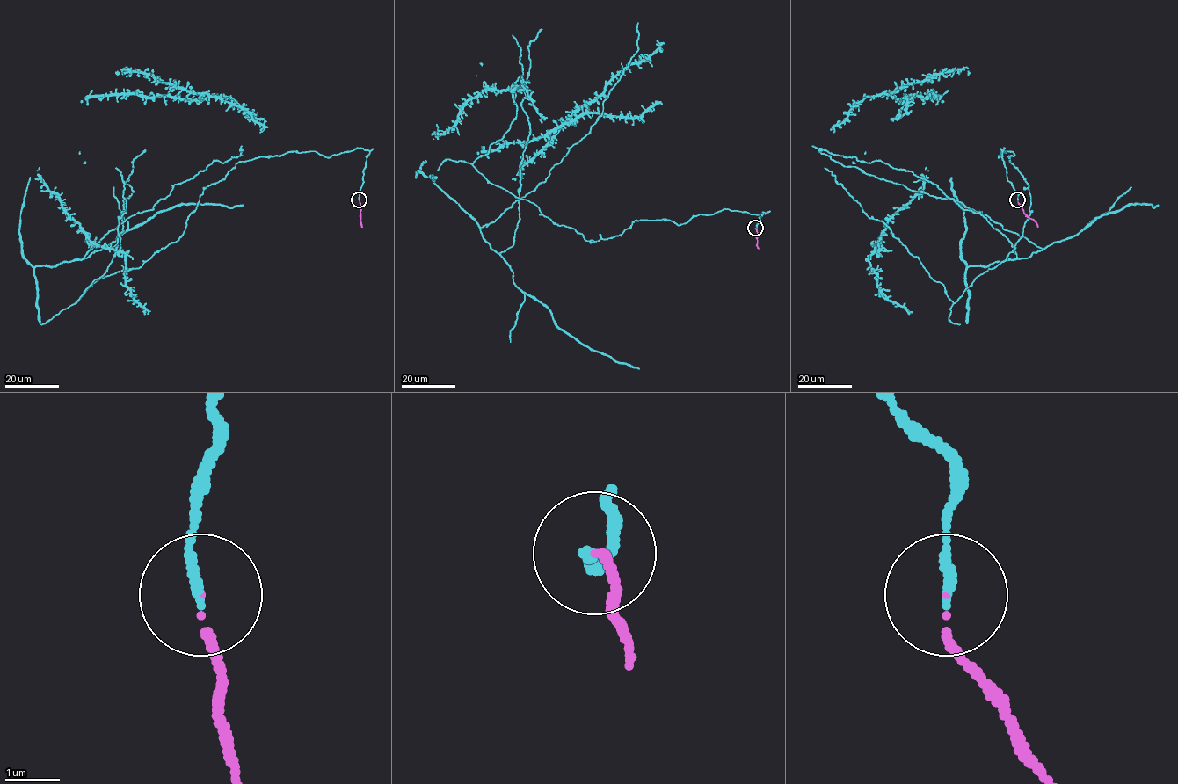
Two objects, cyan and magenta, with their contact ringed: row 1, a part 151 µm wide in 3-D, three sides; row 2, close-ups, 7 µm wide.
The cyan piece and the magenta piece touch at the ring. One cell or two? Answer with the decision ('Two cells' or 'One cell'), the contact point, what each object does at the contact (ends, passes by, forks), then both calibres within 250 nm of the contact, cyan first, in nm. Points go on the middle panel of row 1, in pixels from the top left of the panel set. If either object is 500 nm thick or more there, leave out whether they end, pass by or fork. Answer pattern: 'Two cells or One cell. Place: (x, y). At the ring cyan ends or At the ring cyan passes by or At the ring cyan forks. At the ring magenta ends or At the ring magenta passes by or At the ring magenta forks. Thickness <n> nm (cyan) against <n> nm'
One cell. Place: (755, 228). At the ring cyan ends. At the ring magenta ends. Thickness 190 nm (cyan) against 100 nm

